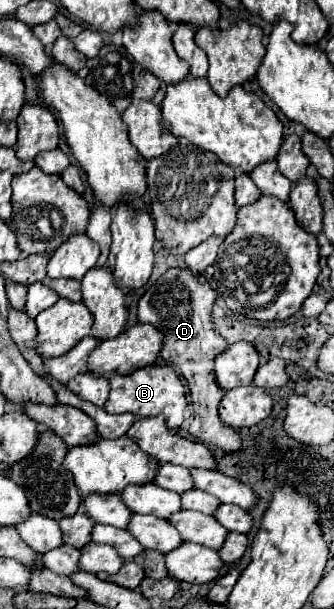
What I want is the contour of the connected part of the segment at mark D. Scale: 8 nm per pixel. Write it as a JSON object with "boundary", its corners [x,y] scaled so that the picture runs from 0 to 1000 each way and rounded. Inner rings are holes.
{"boundary":[[[512,440],[500,443],[458,473],[446,473],[416,493],[416,529],[452,532],[476,545],[488,545],[488,571],[476,585],[530,604],[530,611],[560,624],[572,660],[578,660],[578,693],[566,700],[566,713],[596,719],[602,726],[626,726],[638,732],[668,736],[674,742],[704,742],[722,736],[722,716],[704,703],[674,700],[656,690],[656,660],[674,640],[650,631],[638,591],[662,575],[680,575],[674,555],[650,552],[638,542],[632,506],[644,499],[644,476],[626,470],[608,450],[578,450],[566,443]]]}

